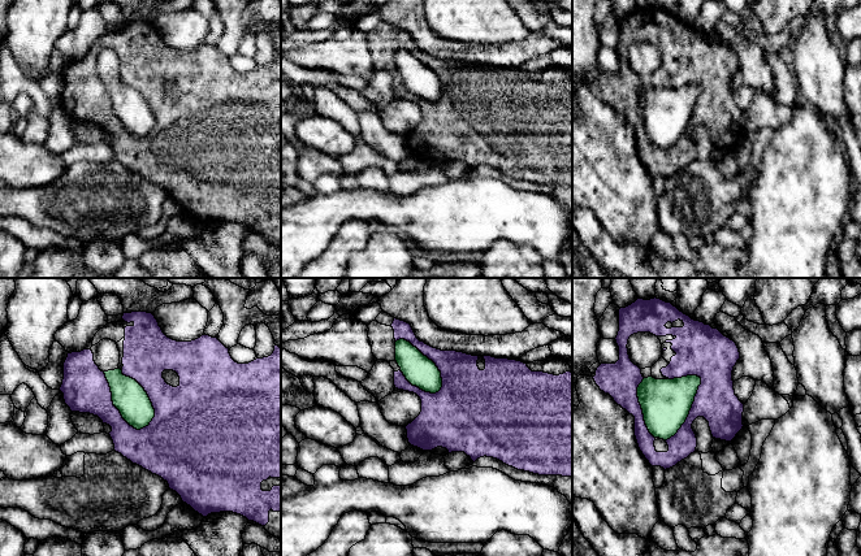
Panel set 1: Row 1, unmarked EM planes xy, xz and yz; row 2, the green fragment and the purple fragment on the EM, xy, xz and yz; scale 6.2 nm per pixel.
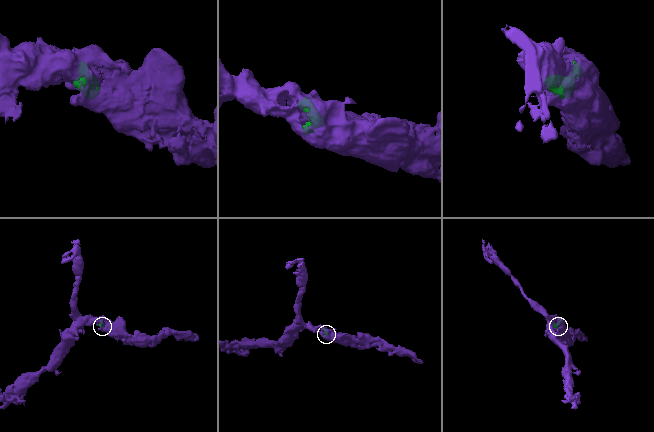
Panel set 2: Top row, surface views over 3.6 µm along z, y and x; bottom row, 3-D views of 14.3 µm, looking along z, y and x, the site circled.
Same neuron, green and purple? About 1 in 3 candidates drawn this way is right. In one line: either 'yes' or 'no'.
no

